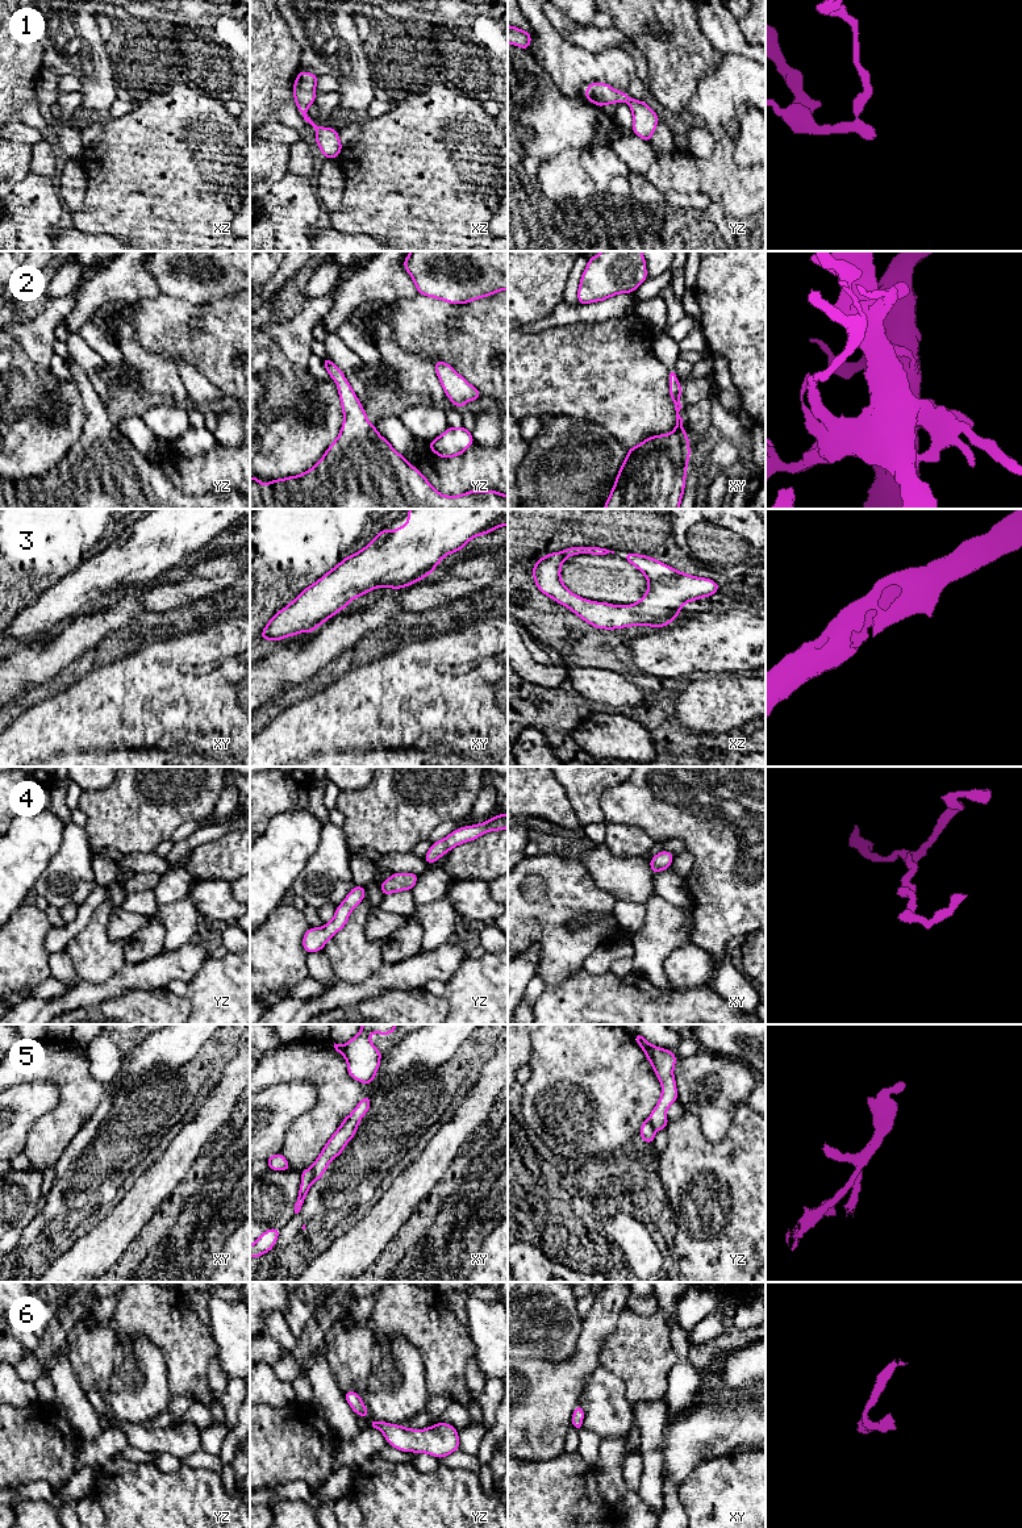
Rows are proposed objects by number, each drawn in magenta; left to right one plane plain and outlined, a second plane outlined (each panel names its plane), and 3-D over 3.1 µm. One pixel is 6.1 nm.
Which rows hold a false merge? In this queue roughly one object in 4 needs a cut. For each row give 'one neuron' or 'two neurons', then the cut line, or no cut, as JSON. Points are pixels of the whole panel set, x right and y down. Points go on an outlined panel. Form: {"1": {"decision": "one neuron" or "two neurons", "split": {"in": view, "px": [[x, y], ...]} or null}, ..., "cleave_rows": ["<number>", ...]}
{"1": {"decision": "one neuron", "split": null}, "2": {"decision": "one neuron", "split": null}, "3": {"decision": "one neuron", "split": null}, "4": {"decision": "one neuron", "split": null}, "5": {"decision": "two neurons", "split": {"in": "yz", "px": [[650, 1046], [654, 1069], [659, 1077]]}}, "6": {"decision": "one neuron", "split": null}, "cleave_rows": ["5"]}

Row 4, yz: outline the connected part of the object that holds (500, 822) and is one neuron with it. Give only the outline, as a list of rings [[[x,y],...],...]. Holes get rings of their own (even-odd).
[[[506,813],[501,815],[496,815],[484,823],[456,828],[450,835],[447,835],[445,839],[433,843],[427,853],[424,856],[424,860],[427,864],[435,863],[441,856],[443,856],[451,848],[462,843],[475,840],[480,835],[489,832],[489,831],[497,831],[497,830],[505,830],[505,828],[508,828],[508,814]]]

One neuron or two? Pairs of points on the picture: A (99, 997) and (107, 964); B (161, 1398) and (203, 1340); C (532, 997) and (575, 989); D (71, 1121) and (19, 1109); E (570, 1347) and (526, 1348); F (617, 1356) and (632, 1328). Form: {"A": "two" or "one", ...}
{"A": "two", "B": "two", "C": "two", "D": "two", "E": "one", "F": "one"}

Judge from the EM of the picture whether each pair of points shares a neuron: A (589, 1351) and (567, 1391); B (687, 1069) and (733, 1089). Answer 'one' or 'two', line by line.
A: one
B: one

